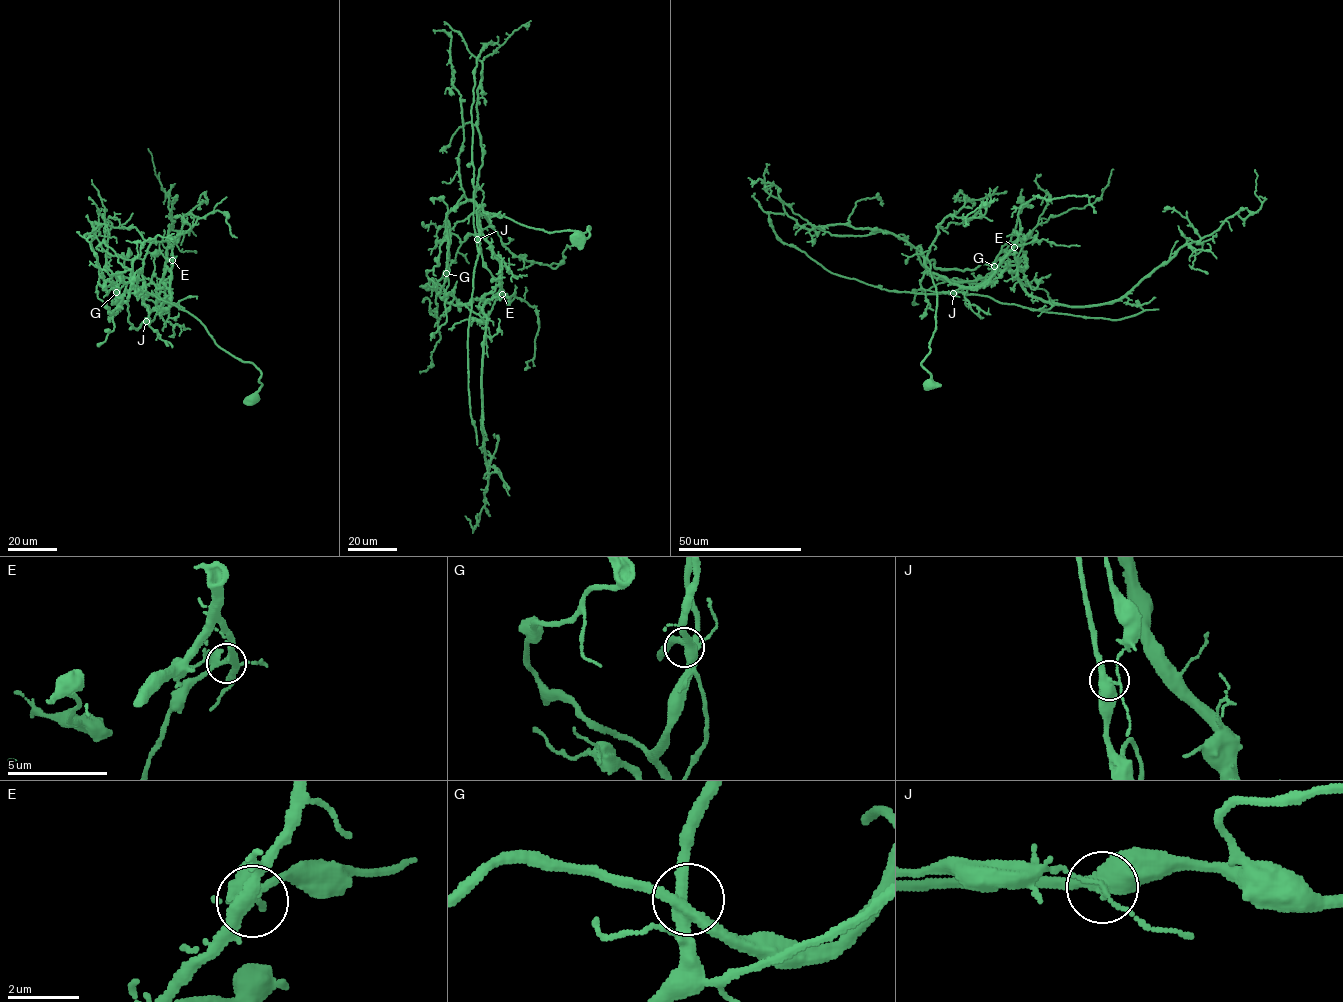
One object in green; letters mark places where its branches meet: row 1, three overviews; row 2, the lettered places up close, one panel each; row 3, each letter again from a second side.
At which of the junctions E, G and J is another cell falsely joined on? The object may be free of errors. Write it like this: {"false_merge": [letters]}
{"false_merge": ["J"]}

